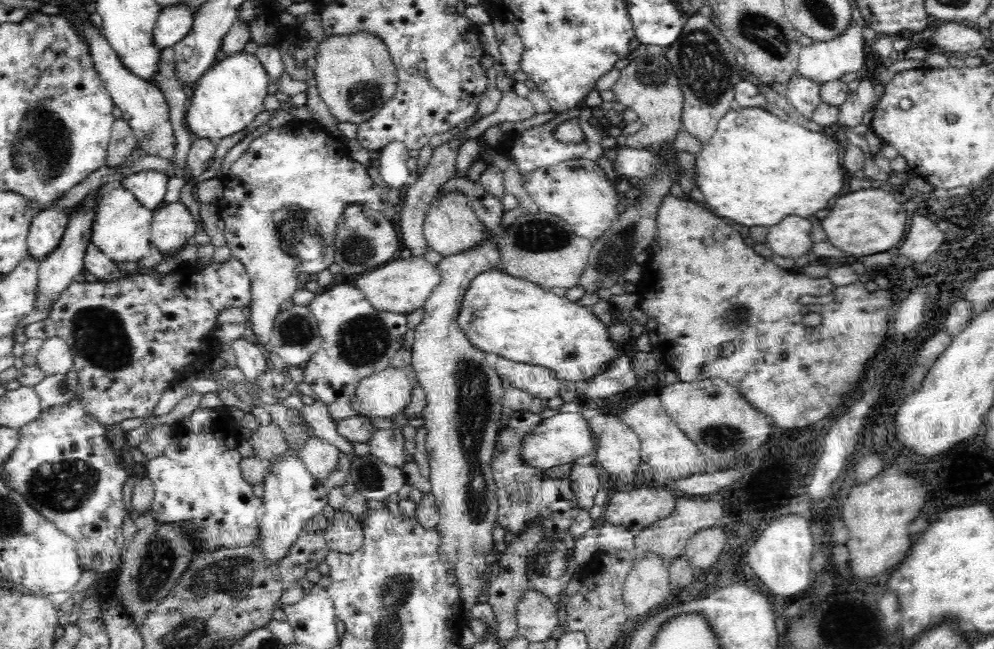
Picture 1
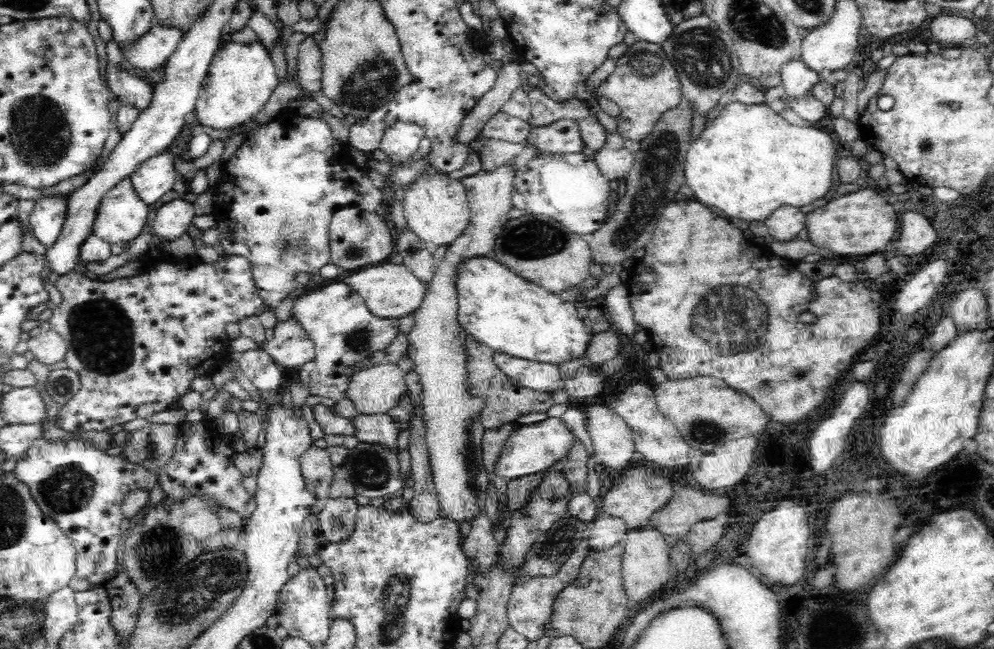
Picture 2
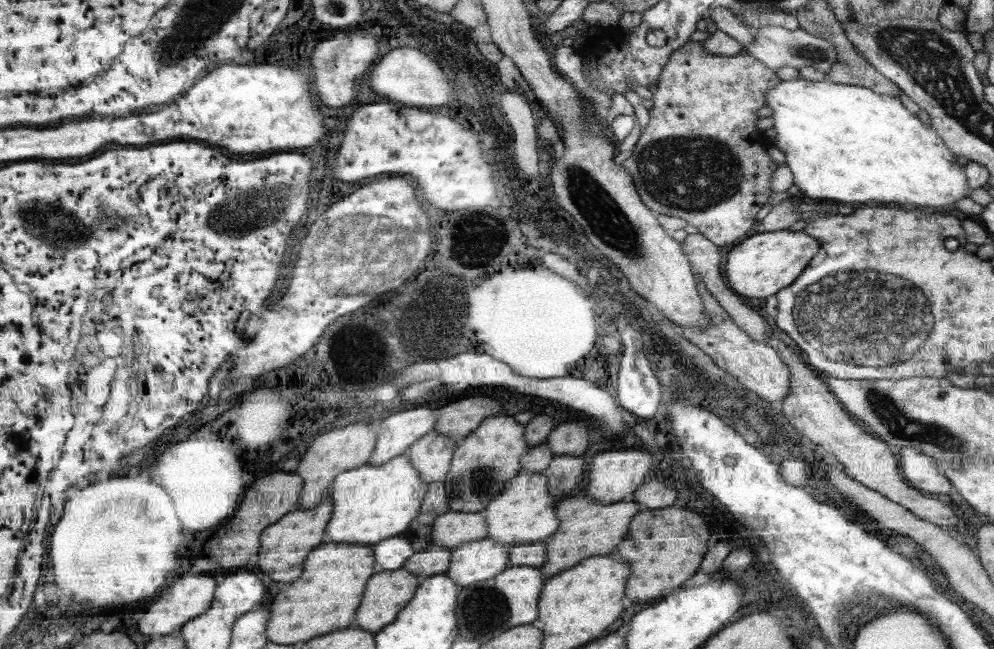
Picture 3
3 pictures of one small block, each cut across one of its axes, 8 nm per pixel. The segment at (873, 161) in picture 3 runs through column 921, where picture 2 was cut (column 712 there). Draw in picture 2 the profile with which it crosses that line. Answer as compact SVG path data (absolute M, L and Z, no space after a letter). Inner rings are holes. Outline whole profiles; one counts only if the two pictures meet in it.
M732 102L718 111L714 120L705 126L687 150L684 176L686 184L694 191L696 202L720 210L726 218L740 220L766 220L778 206L802 207L812 204L830 192L832 170L836 164L834 135L813 126L792 125L764 104Z

